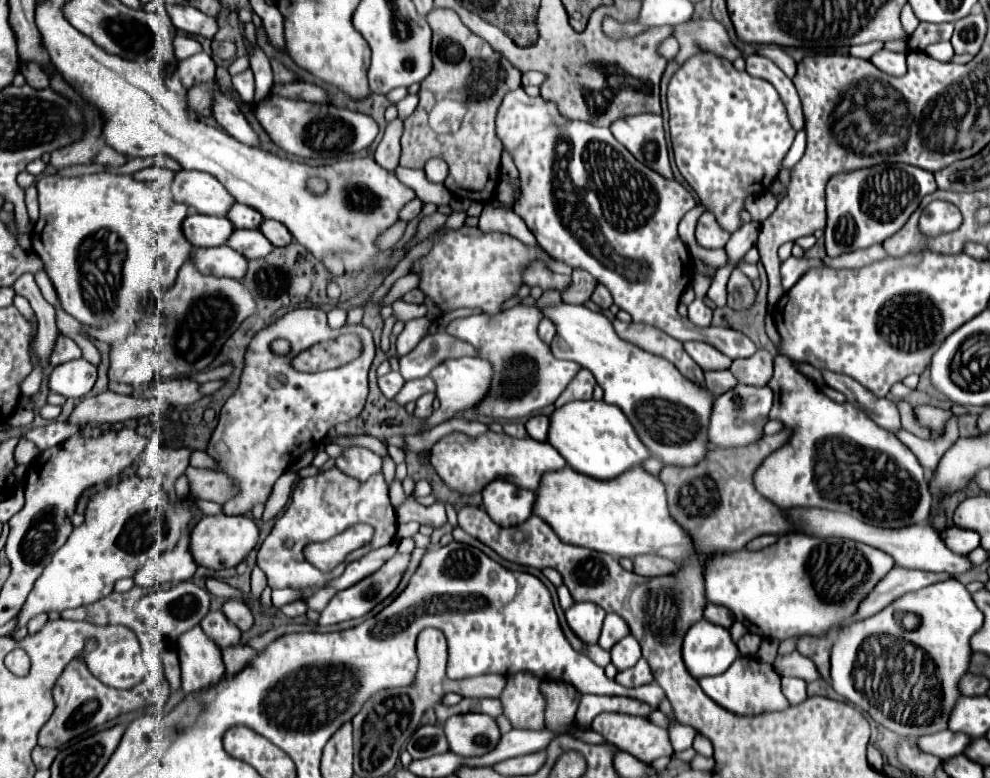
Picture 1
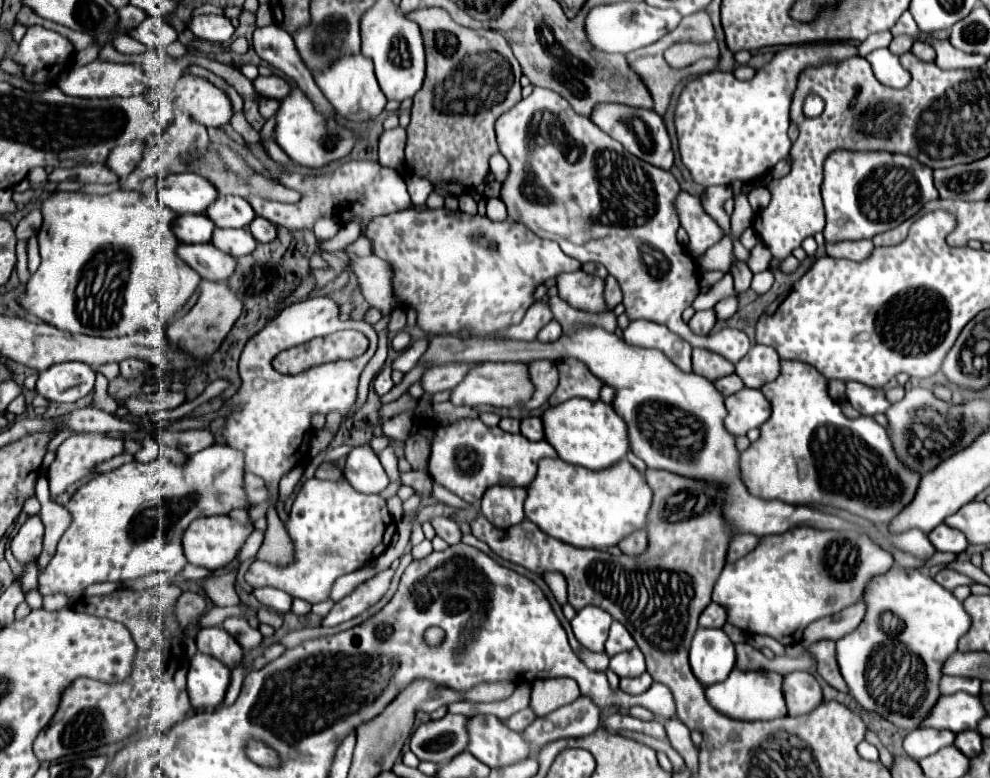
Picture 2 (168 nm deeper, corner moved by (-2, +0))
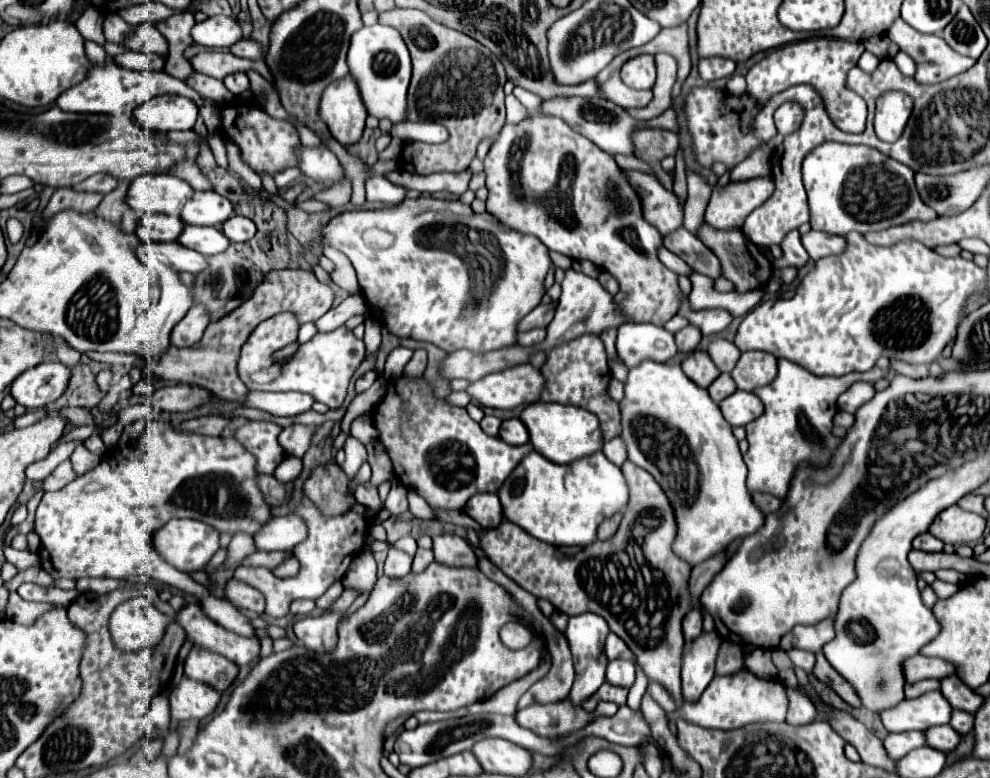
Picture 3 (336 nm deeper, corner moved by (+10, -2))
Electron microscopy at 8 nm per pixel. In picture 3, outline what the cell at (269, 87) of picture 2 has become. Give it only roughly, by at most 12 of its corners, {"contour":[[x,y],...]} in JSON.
{"contour":[[243,71],[223,79],[233,95],[249,89],[249,79]]}

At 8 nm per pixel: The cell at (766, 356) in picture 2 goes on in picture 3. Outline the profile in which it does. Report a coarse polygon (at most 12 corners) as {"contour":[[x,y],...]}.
{"contour":[[745,351],[731,377],[753,391],[777,377],[777,359]]}

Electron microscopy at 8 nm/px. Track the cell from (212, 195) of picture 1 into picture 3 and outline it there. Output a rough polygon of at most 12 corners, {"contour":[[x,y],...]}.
{"contour":[[169,173],[129,183],[125,203],[139,215],[177,215],[193,189]]}

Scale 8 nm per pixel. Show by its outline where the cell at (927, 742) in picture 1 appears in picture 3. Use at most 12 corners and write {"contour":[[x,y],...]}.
{"contour":[[921,731],[889,733],[883,747],[899,761],[925,745]]}

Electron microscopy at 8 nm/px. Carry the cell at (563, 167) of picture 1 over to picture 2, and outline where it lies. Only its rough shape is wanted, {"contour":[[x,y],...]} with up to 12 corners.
{"contour":[[535,87],[495,123],[509,219],[601,263],[631,321],[700,292],[677,179]]}

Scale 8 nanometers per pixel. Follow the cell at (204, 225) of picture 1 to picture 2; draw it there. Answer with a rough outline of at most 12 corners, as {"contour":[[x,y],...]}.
{"contour":[[179,215],[181,243],[209,243],[215,225],[207,215]]}

